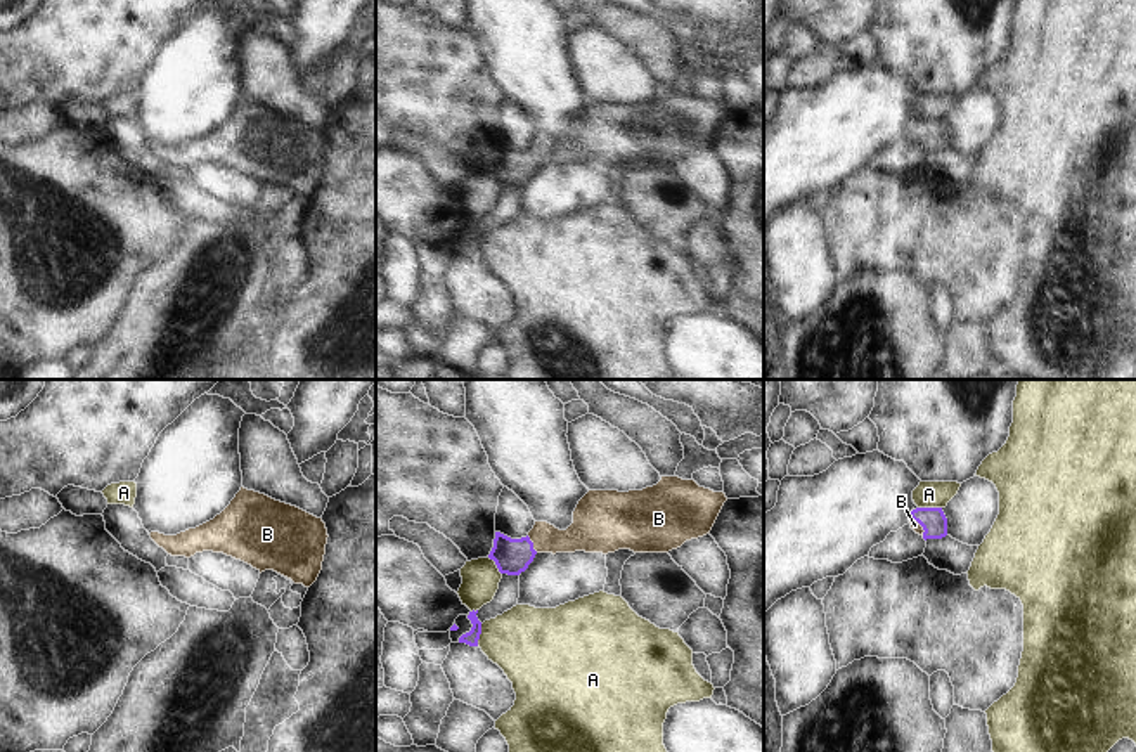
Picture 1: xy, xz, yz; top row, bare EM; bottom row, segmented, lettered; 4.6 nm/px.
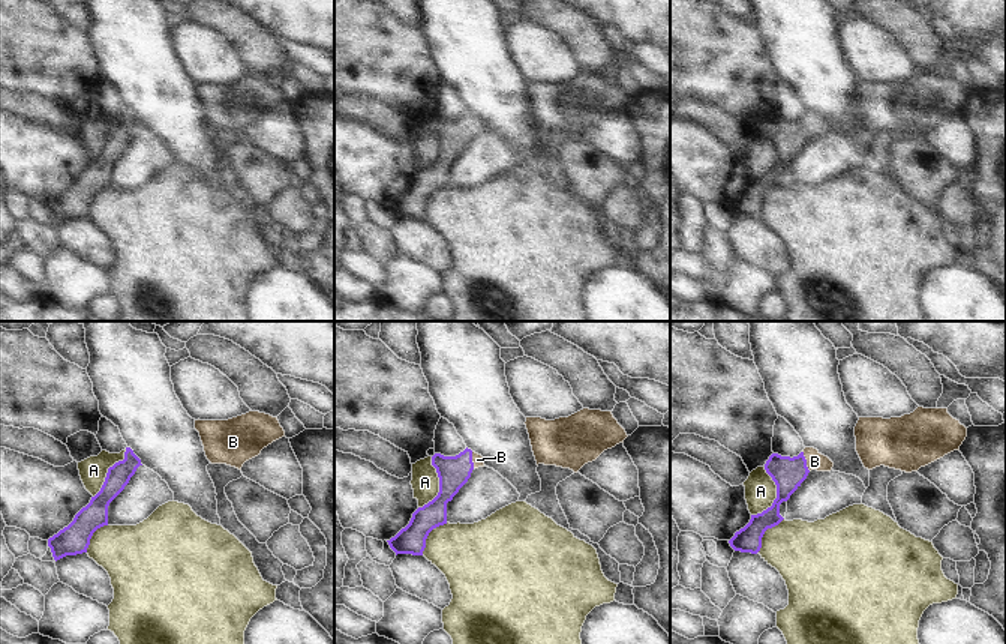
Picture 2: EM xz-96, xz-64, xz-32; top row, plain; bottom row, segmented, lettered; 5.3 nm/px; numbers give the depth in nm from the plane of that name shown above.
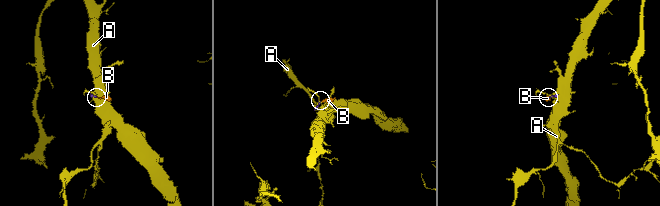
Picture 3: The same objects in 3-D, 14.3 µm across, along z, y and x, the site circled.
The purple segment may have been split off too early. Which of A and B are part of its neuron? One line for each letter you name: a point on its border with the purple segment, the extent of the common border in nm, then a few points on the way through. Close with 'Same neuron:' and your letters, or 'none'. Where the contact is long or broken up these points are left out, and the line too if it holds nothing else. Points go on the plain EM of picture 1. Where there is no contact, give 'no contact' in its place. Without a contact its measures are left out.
B: xz (532, 156) | 90 nm | across xz (511, 168), (532, 156), (570, 153), (584, 146)
Same neuron: B

